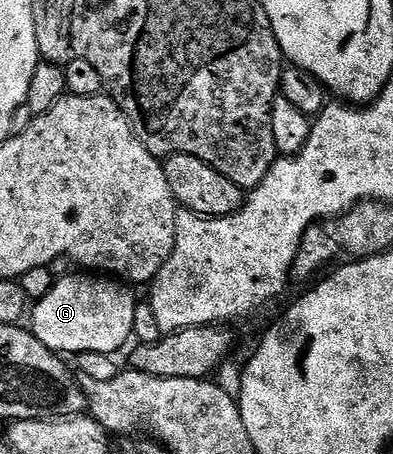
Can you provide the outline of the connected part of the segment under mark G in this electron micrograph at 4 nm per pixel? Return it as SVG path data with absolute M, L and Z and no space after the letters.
M72 273L60 276L53 289L32 306L30 330L46 348L58 355L81 352L115 355L133 337L137 299L129 291L122 282L101 275Z

